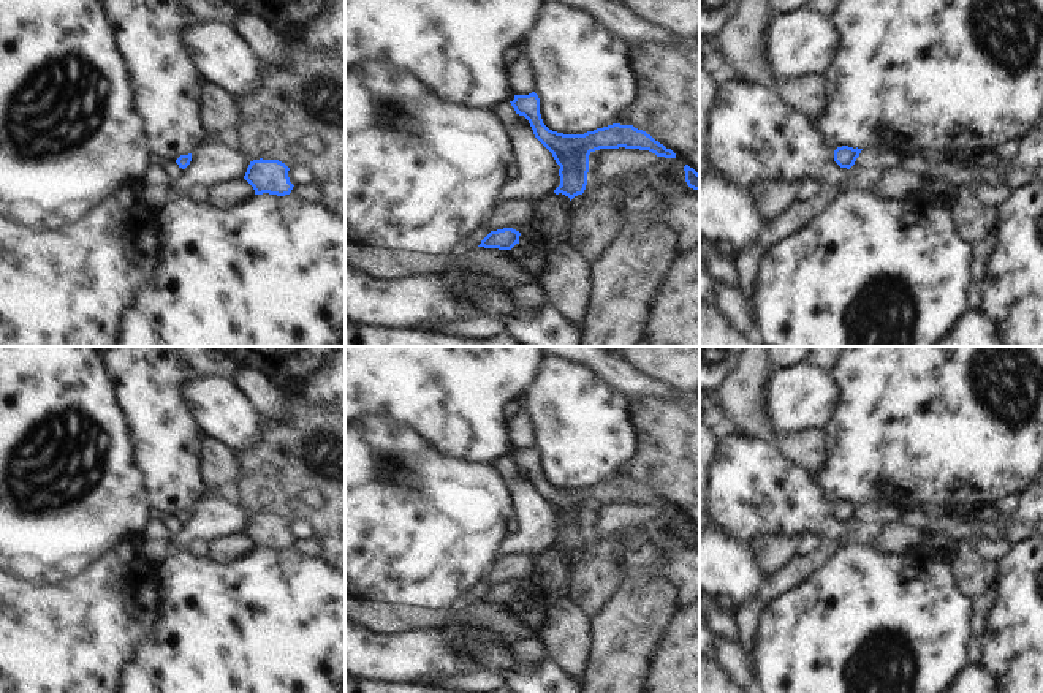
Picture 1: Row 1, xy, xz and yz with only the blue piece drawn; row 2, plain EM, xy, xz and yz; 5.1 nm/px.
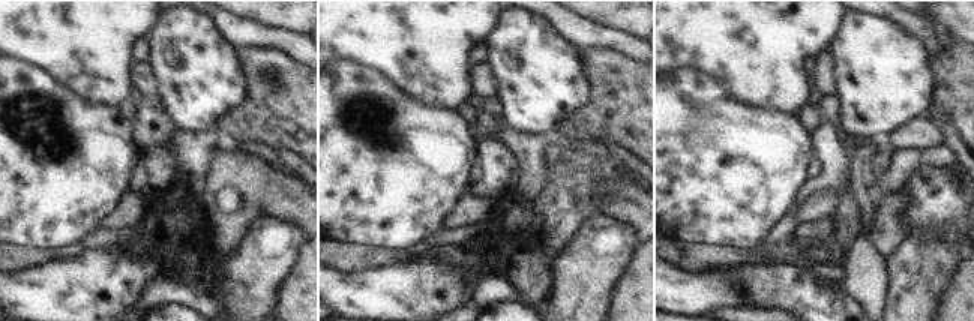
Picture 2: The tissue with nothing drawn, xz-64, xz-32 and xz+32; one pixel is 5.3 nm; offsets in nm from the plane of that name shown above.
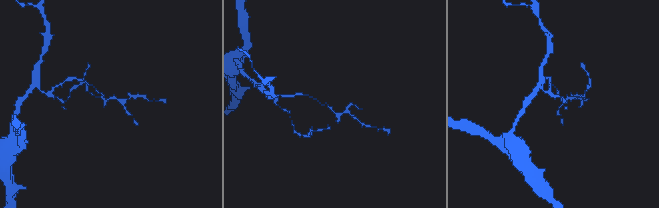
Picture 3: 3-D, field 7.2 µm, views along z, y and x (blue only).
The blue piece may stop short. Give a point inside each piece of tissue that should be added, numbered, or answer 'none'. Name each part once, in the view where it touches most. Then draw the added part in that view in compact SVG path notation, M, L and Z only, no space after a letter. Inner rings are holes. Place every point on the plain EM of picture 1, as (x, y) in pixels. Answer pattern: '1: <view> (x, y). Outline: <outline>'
none

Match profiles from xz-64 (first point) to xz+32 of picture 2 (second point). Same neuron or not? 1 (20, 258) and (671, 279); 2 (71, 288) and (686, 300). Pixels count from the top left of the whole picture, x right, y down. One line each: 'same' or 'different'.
1: different
2: same

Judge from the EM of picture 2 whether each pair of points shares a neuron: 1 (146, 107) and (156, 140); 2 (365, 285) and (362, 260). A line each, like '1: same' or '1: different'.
1: same
2: different

